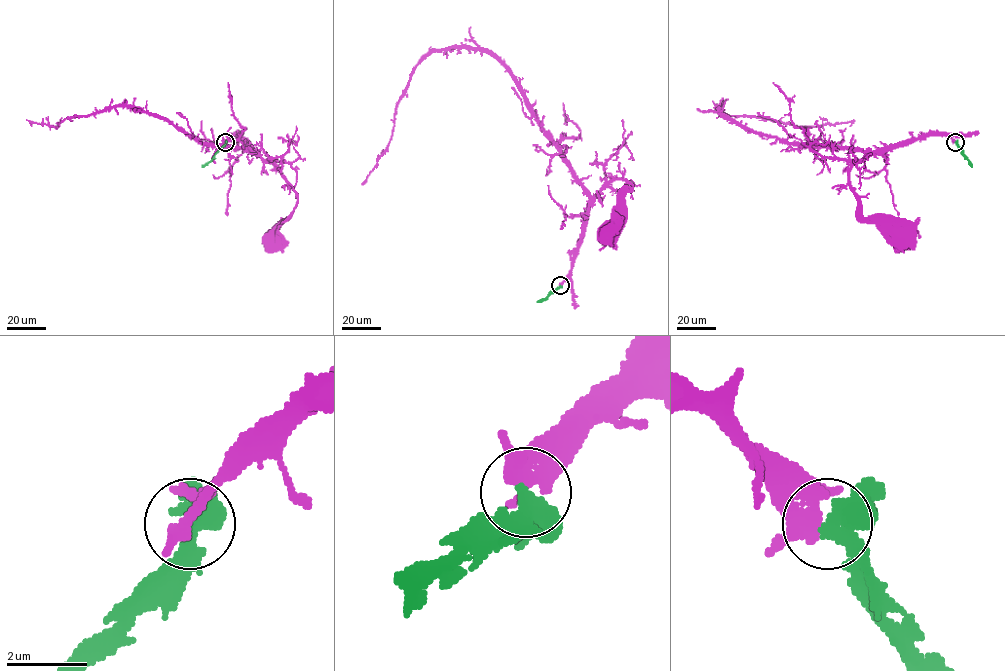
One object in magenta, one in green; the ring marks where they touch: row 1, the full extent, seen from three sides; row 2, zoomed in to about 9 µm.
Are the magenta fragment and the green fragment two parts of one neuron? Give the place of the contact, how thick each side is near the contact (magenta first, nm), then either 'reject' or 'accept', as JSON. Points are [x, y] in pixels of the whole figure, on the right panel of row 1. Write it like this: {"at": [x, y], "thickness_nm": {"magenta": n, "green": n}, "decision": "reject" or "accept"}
{"at": [955, 142], "thickness_nm": {"magenta": 260, "green": 360}, "decision": "accept"}

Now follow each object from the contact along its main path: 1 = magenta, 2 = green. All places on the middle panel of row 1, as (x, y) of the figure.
1: (560, 285), (570, 271), (589, 203), (611, 181), (623, 179), (632, 186), (624, 195), (623, 210), (605, 232)
2: (560, 285), (537, 302)

